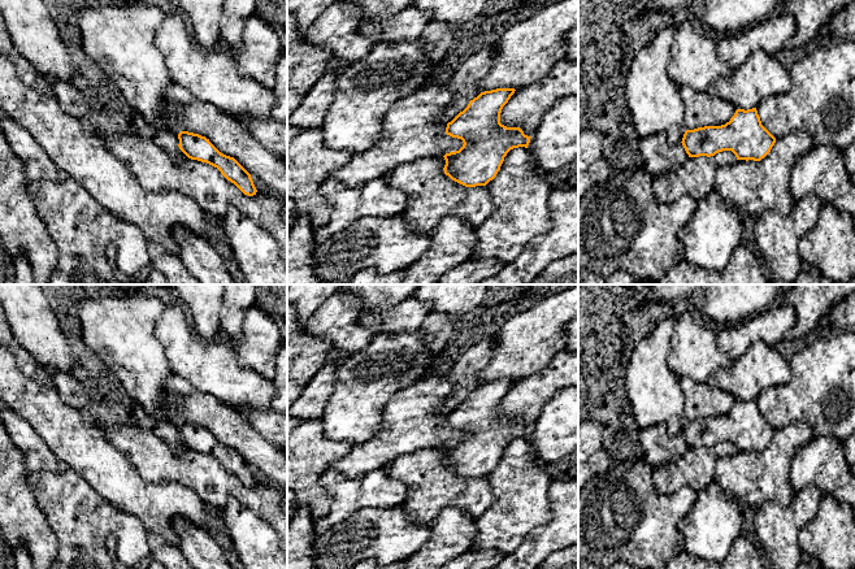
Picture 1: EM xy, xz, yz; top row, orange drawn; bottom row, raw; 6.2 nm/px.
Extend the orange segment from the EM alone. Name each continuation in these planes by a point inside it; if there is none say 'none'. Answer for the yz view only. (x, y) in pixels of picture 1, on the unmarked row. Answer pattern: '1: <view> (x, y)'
none

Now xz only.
none

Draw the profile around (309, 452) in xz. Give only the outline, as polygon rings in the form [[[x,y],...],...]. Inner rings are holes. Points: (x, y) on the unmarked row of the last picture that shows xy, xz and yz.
[[[307,420],[287,436],[287,491],[295,494],[299,508],[307,508],[314,521],[331,508],[331,496],[320,486],[320,477],[353,447],[325,435],[321,420]]]

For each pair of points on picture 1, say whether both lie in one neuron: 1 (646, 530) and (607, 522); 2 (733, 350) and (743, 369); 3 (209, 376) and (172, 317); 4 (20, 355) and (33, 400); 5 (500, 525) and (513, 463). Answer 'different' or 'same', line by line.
1: same
2: different
3: same
4: different
5: same

